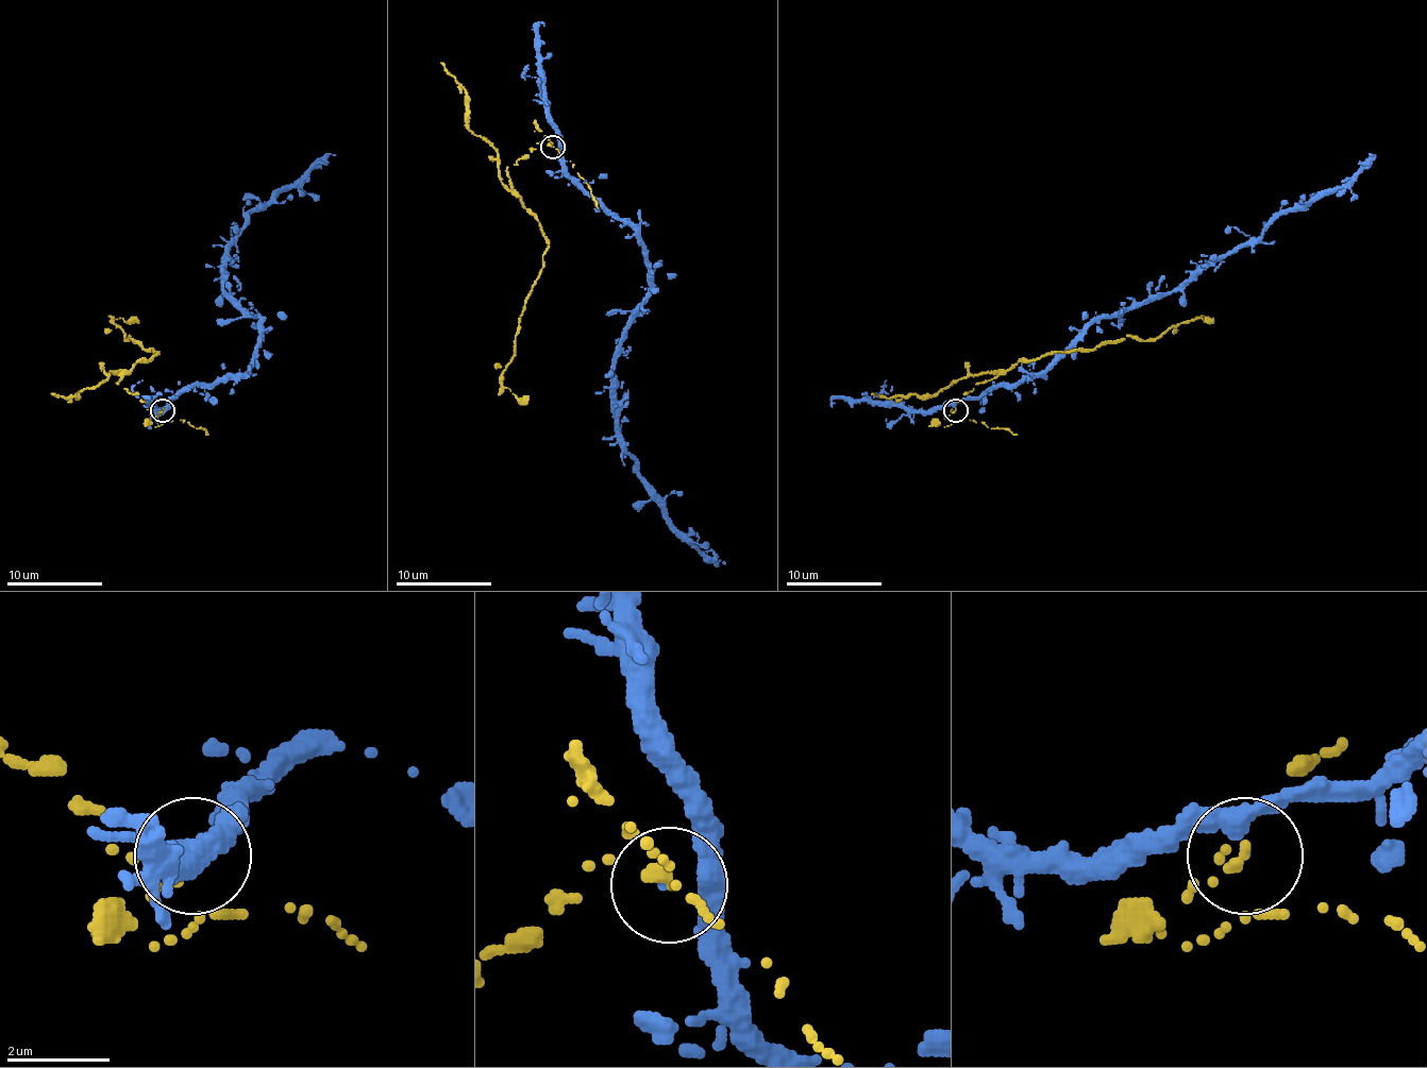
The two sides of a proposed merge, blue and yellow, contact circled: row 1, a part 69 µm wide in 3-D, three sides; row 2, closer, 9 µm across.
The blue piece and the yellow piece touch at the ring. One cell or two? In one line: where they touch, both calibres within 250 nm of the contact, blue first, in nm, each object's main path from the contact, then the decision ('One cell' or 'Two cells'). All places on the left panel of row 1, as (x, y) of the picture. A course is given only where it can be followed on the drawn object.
Place: (163, 410). Thickness 90 nm (blue) against 240 nm. Course of blue: (161, 409), (195, 386), (247, 371), (259, 319), (223, 290), (230, 241), (247, 216), (329, 153), (336, 155). Course of yellow: (163, 409), (153, 414), (117, 384), (158, 352), (130, 335), (124, 340), (113, 321), (139, 323). Two cells

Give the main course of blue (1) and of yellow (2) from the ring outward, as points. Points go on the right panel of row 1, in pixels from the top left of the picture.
1: (955, 409), (1043, 371), (1096, 319), (1180, 290), (1255, 241), (1278, 216), (1341, 187), (1372, 155)
2: (955, 409), (945, 414), (976, 384), (1017, 361), (1127, 335), (1156, 340), (1182, 321), (1209, 323)

